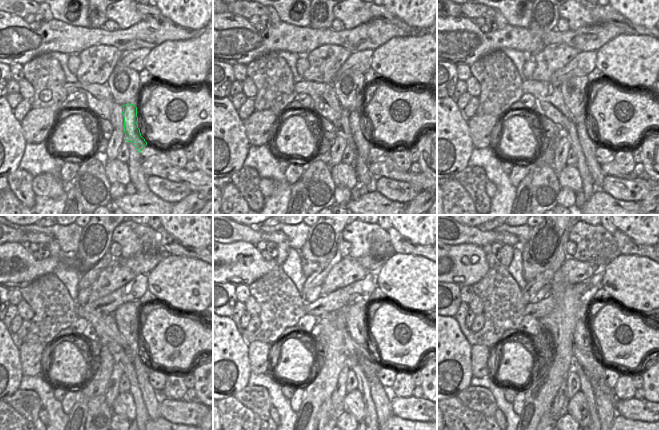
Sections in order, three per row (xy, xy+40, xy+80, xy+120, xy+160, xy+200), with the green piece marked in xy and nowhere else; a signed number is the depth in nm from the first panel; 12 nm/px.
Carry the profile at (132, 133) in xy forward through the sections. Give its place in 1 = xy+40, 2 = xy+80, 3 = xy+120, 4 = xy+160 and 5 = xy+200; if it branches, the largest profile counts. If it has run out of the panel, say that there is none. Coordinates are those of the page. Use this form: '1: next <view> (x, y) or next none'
1: next xy+40 (363, 144)
2: next xy+80 (588, 145)
3: next xy+120 (148, 393)
4: next xy+160 (383, 410)
5: next xy+200 (606, 410)

